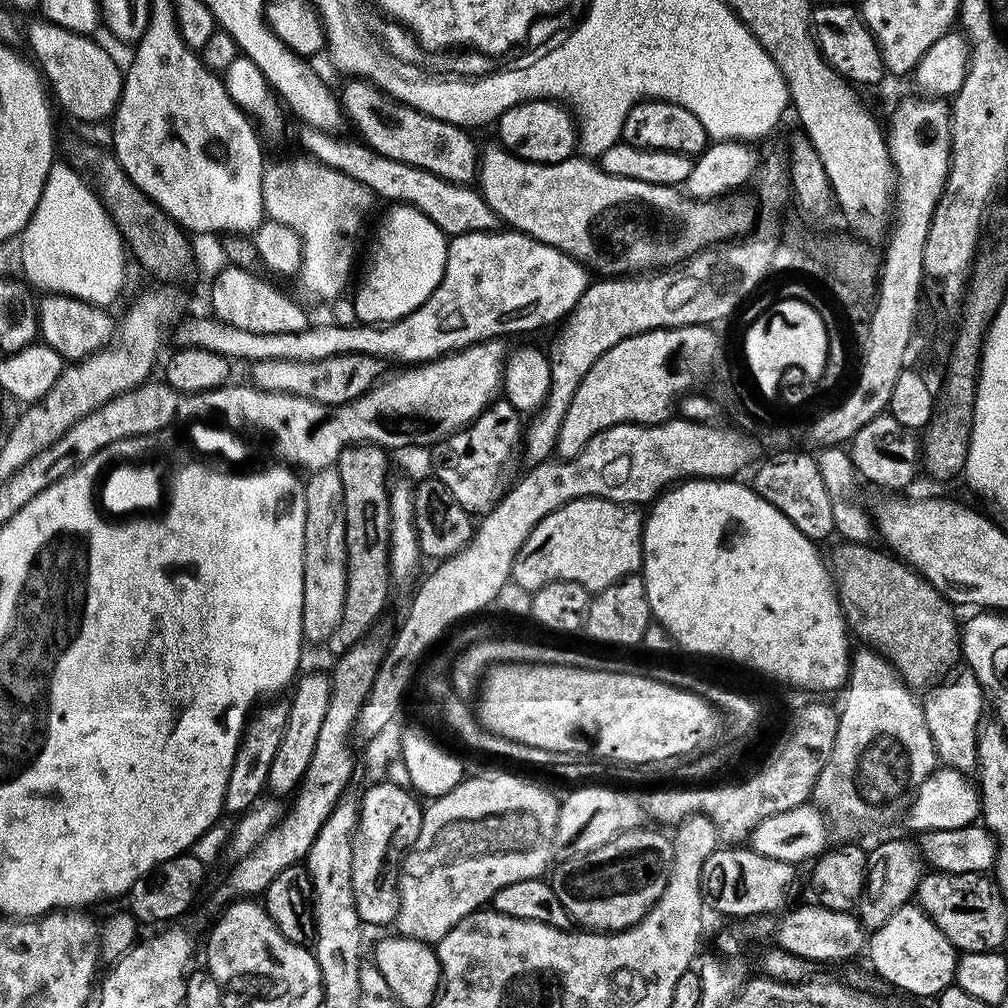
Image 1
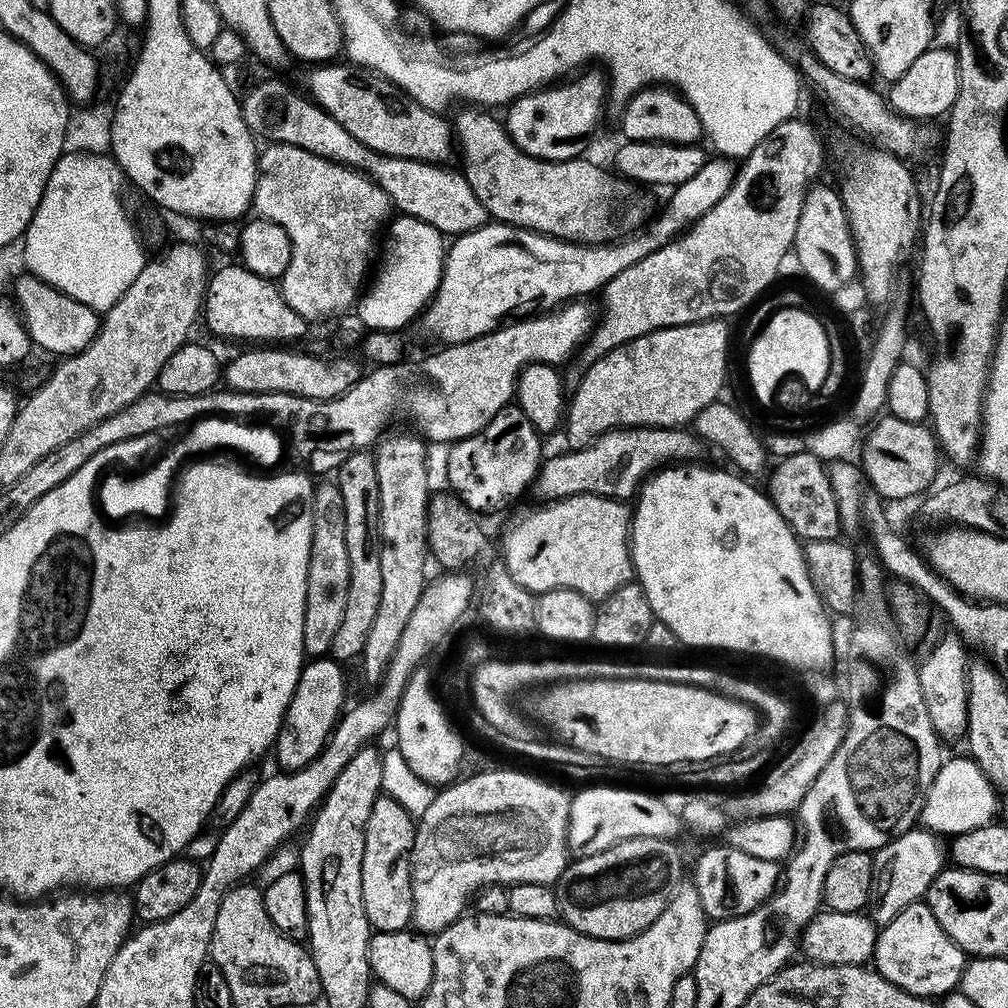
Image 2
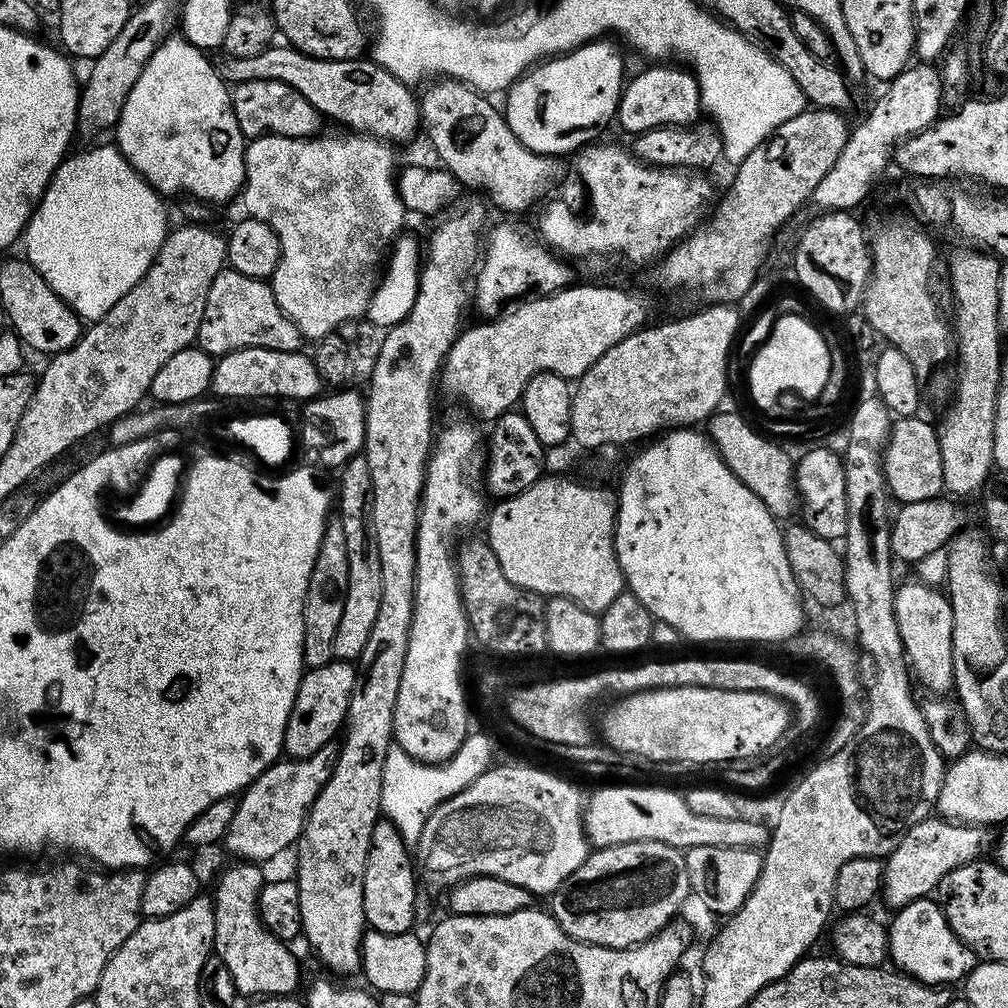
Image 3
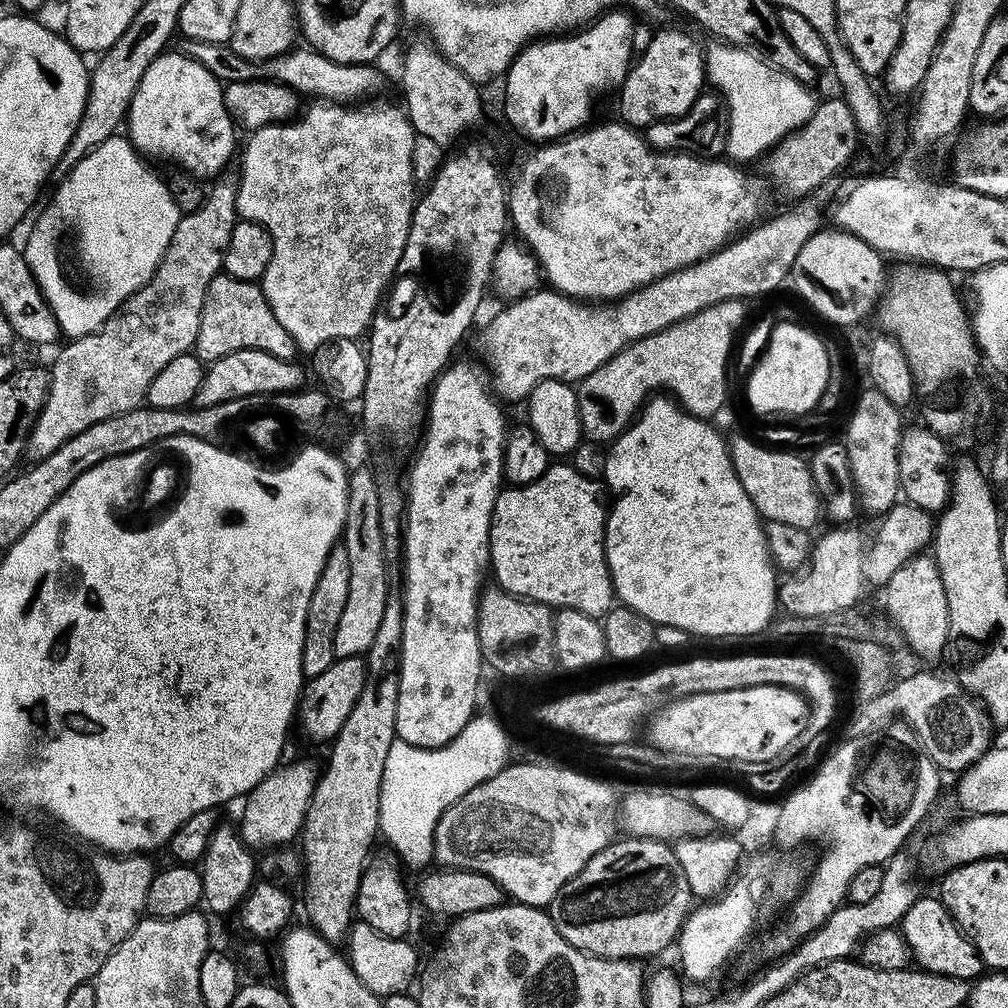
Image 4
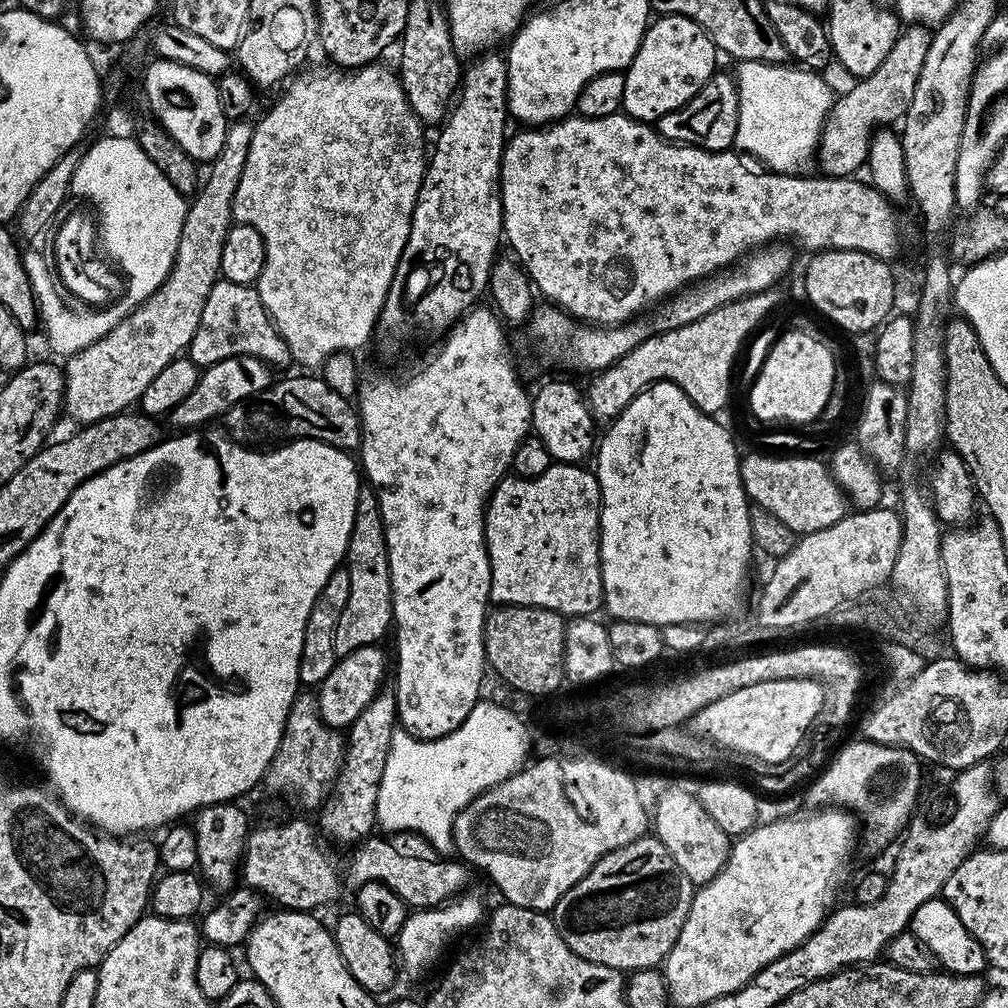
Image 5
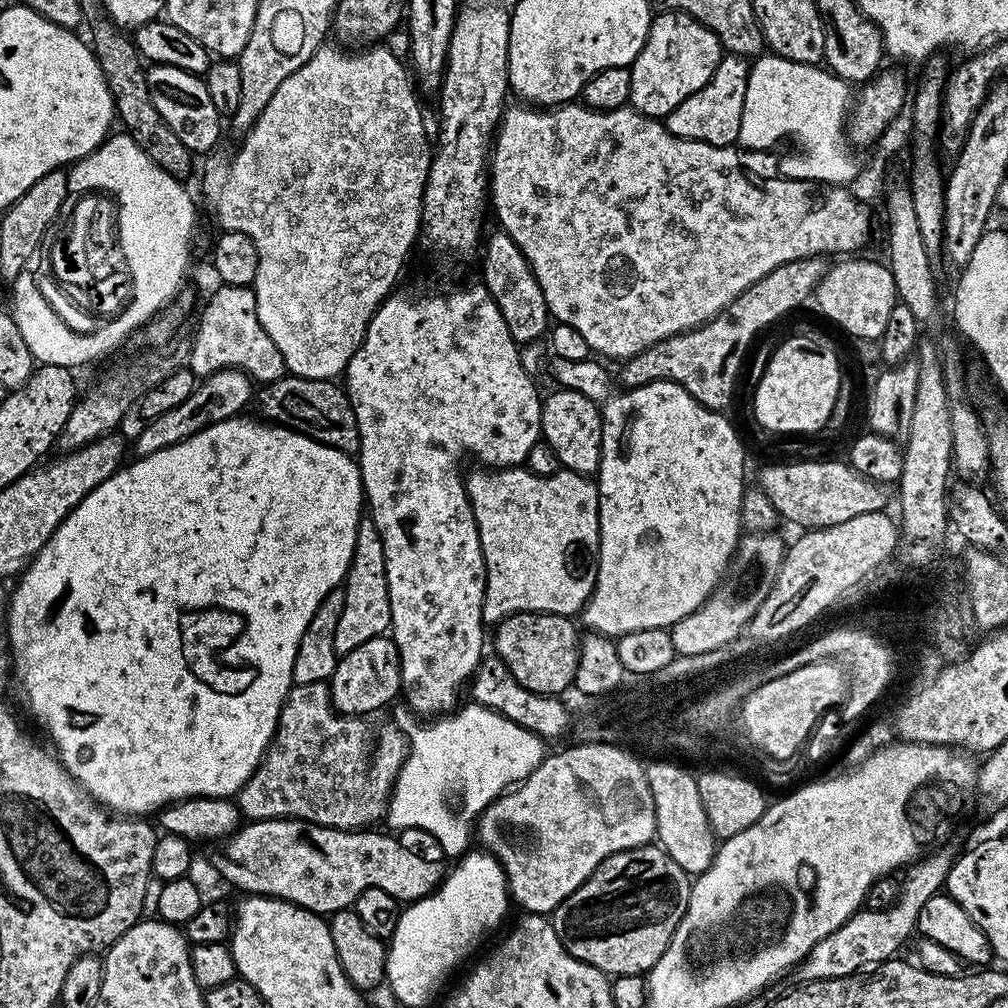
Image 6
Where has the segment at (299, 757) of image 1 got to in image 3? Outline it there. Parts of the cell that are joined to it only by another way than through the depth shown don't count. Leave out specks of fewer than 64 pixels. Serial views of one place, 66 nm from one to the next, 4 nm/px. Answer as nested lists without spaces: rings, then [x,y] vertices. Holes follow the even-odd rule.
[[[334,658],[326,666],[309,668],[301,675],[284,735],[284,752],[289,757],[309,756],[337,739],[348,718],[350,694],[354,690],[357,671],[355,663]]]

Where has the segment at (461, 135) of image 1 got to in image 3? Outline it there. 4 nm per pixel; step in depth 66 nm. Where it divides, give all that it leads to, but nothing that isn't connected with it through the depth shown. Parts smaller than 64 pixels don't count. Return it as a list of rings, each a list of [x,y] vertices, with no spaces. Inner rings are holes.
[[[291,46],[276,47],[264,48],[258,54],[250,54],[250,58],[238,58],[221,51],[220,57],[214,60],[216,72],[229,85],[255,80],[286,82],[286,86],[294,86],[310,106],[317,108],[321,117],[328,119],[329,116],[356,134],[376,136],[396,146],[400,146],[403,140],[414,139],[416,132],[418,136],[422,125],[417,93],[375,60],[328,61],[305,56]]]

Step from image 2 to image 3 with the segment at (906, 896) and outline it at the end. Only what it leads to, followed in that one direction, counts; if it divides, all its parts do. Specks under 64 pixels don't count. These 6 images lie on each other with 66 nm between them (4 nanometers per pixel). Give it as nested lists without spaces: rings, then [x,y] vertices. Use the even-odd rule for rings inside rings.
[[[929,818],[918,822],[909,832],[901,835],[898,846],[884,860],[882,900],[899,910],[910,902],[931,897],[936,887],[950,870],[960,864],[970,864],[981,855],[984,848],[985,829],[961,824],[943,818]]]

